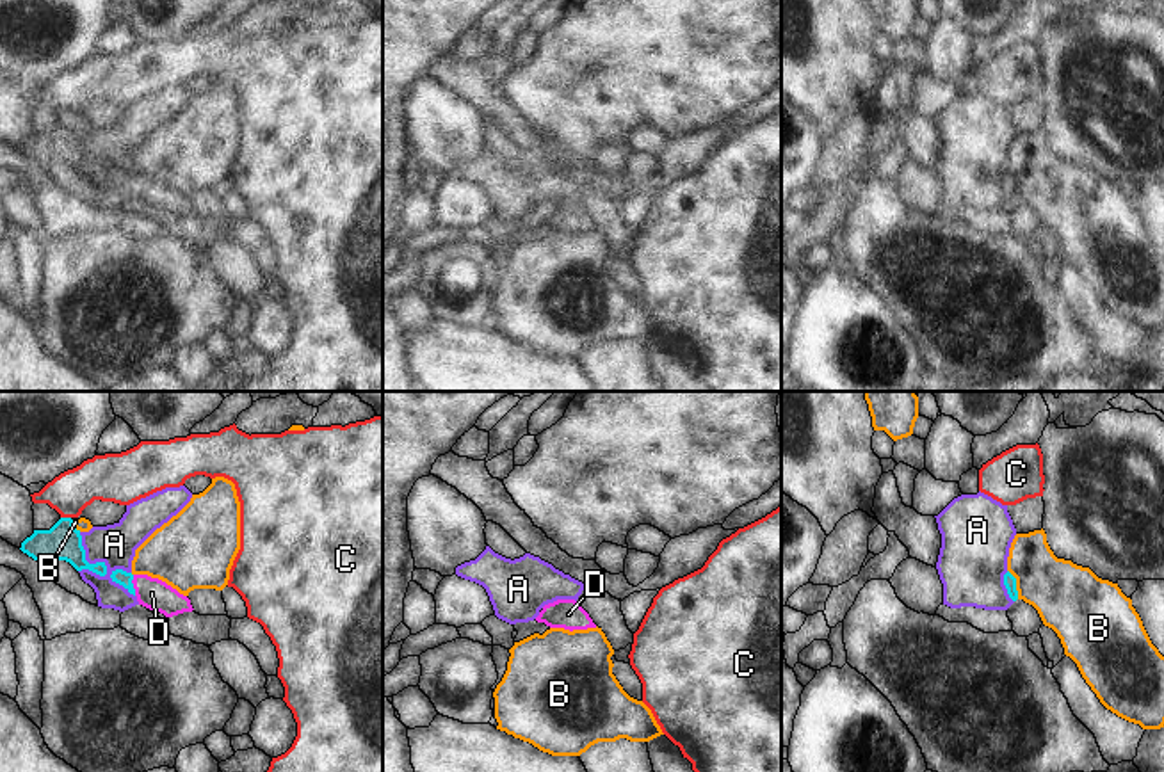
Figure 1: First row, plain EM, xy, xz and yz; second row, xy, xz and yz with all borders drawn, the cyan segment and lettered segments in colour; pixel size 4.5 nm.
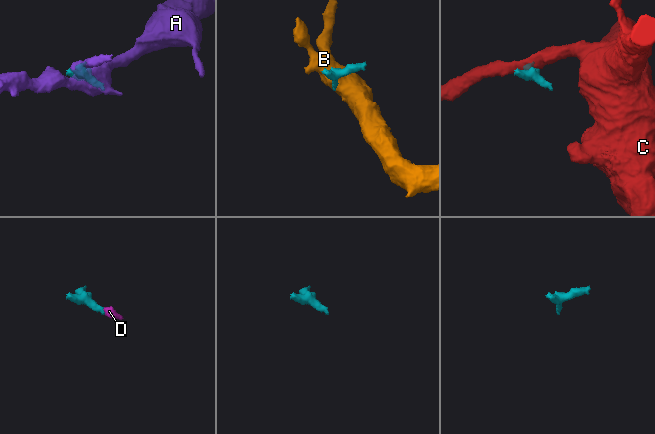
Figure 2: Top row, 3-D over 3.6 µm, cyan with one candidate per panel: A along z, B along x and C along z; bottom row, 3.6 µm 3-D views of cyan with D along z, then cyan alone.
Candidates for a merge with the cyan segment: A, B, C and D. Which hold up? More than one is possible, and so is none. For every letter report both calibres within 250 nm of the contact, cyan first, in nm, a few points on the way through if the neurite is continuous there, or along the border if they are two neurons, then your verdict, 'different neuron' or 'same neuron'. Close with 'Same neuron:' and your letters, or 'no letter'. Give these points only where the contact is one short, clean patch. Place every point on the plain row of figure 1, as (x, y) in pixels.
A: 170/190 nm | different neuron
B: 60/300 nm | along yz (1008, 171), (1015, 180), (1018, 200) | different neuron
C: 170/200 nm | along xy (61, 118), (70, 120) | different neuron
D: 70/140 nm | across xy (120, 178), (132, 187), (143, 187), (152, 194) | same neuron
Same neuron: D

